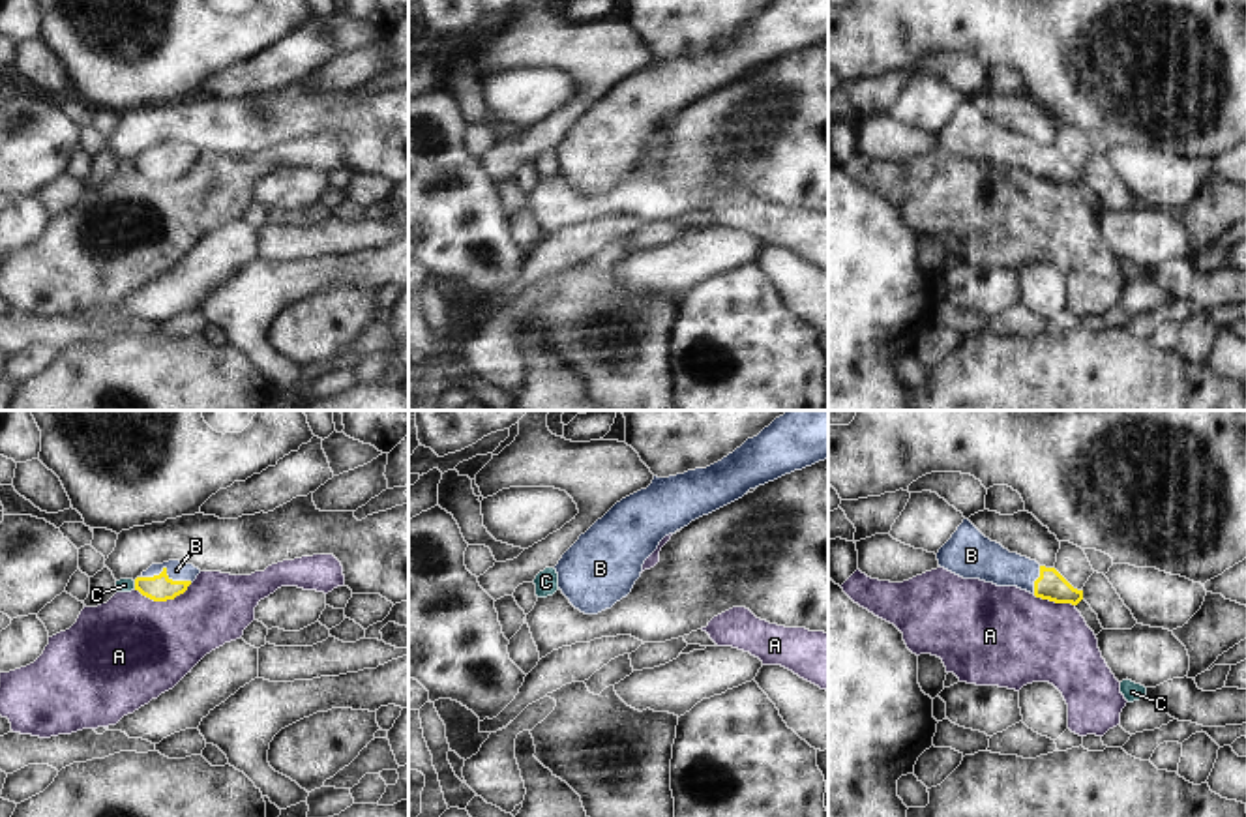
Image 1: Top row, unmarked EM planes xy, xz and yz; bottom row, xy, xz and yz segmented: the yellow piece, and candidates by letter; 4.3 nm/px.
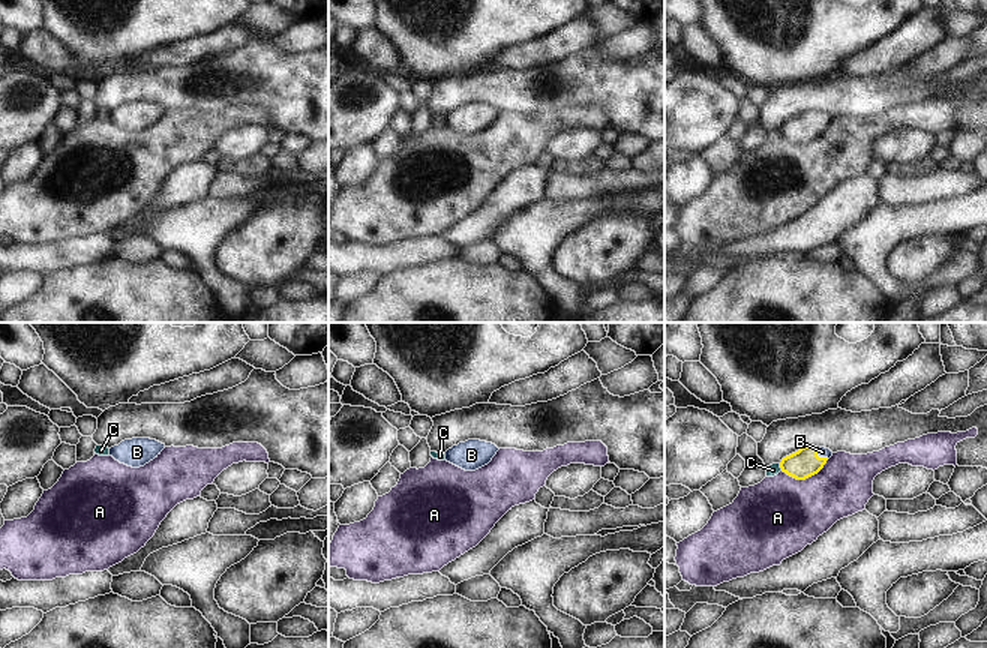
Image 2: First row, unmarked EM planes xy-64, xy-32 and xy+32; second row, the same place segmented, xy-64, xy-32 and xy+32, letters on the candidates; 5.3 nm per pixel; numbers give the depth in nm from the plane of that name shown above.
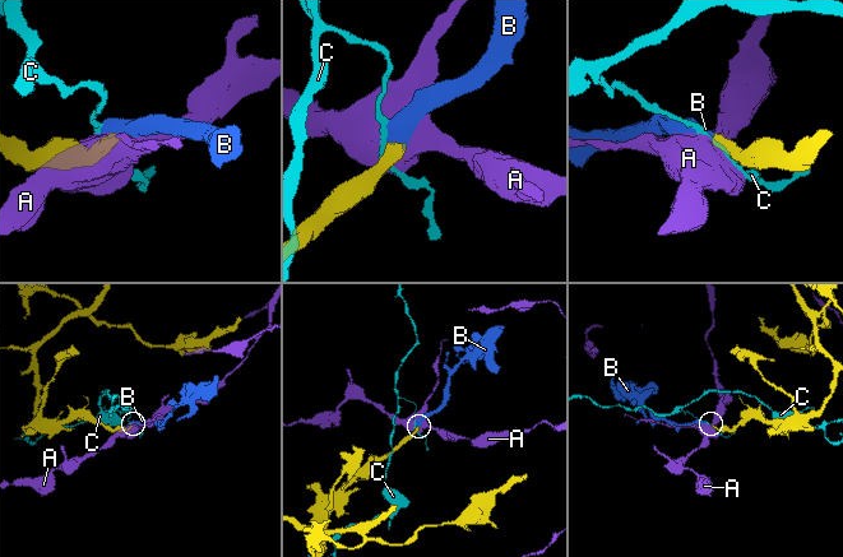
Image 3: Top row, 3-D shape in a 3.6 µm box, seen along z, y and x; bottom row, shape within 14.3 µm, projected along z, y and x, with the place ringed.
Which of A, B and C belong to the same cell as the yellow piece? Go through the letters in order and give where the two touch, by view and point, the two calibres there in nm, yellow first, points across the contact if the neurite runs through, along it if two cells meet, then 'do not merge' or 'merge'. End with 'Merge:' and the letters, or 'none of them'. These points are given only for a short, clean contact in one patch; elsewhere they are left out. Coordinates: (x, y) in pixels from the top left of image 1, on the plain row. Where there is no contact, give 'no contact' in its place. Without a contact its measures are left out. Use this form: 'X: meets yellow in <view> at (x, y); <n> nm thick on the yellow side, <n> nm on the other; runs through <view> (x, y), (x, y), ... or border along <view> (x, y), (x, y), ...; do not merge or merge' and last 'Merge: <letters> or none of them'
A: meets yellow in xy at (163, 180); 110 nm thick on the yellow side, 460 nm on the other; border along xy (192, 163), (182, 173), (165, 180), (150, 180), (135, 171); do not merge
B: meets yellow in xy at (165, 154); 110 nm thick on the yellow side, 90 nm on the other; runs through xy (160, 167), (165, 154), (177, 150); merge
C: meets yellow in xy at (135, 165); 110 nm thick on the yellow side, 60 nm on the other; border along xy (133, 162), (135, 169); do not merge
Merge: B

